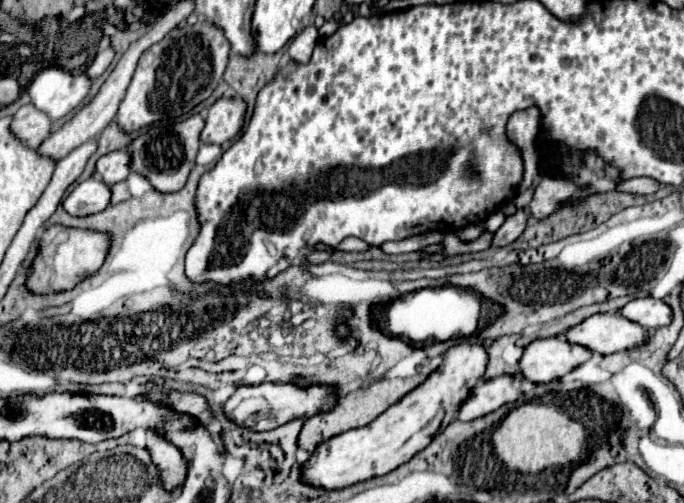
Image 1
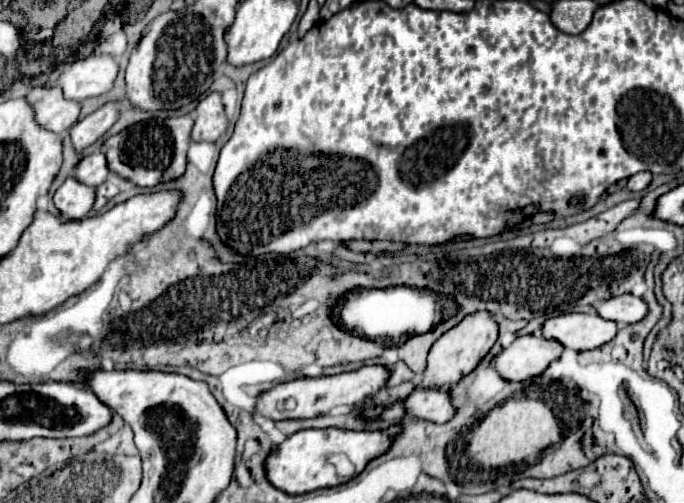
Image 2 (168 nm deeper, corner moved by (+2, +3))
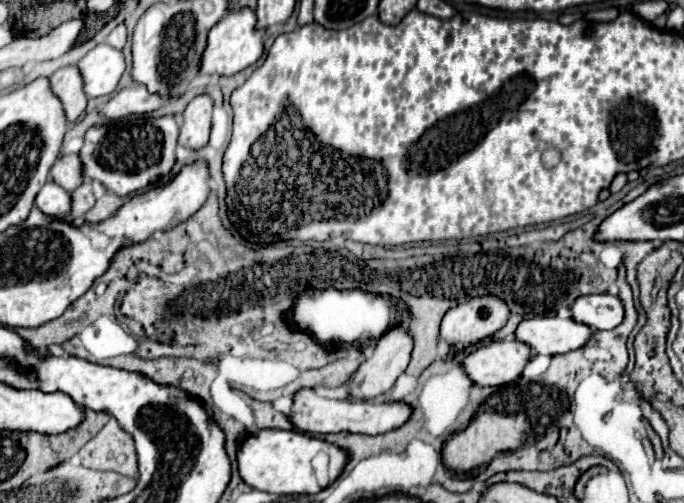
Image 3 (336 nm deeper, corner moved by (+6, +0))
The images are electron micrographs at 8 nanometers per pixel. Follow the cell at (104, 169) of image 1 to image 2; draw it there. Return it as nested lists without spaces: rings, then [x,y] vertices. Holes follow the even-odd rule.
[[[92,153],[82,157],[76,167],[74,167],[74,175],[80,183],[90,185],[90,187],[98,187],[106,181],[108,177],[108,169],[106,169],[106,157],[104,153]]]

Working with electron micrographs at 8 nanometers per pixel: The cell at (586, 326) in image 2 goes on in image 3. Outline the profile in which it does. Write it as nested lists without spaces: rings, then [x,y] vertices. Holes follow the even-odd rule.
[[[558,306],[552,316],[535,316],[520,322],[516,338],[532,348],[534,354],[566,354],[584,348],[594,330],[573,320],[570,307]]]

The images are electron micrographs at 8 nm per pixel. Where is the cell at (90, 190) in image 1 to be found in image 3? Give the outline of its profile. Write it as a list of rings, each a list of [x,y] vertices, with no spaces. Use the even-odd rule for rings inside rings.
[[[46,182],[36,196],[36,206],[52,218],[70,218],[72,194],[64,188],[58,188],[54,182]]]

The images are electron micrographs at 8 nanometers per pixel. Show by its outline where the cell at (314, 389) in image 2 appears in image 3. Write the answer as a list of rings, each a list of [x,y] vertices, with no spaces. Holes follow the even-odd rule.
[[[396,326],[392,328],[390,332],[386,332],[378,344],[376,344],[376,350],[372,354],[372,358],[364,360],[360,364],[360,368],[350,376],[350,380],[344,384],[346,386],[346,392],[348,392],[348,398],[354,398],[354,400],[372,400],[372,398],[378,398],[382,394],[386,394],[396,378],[404,372],[404,368],[408,366],[410,362],[410,352],[412,352],[412,338],[408,336],[408,332],[402,328],[402,326]]]

